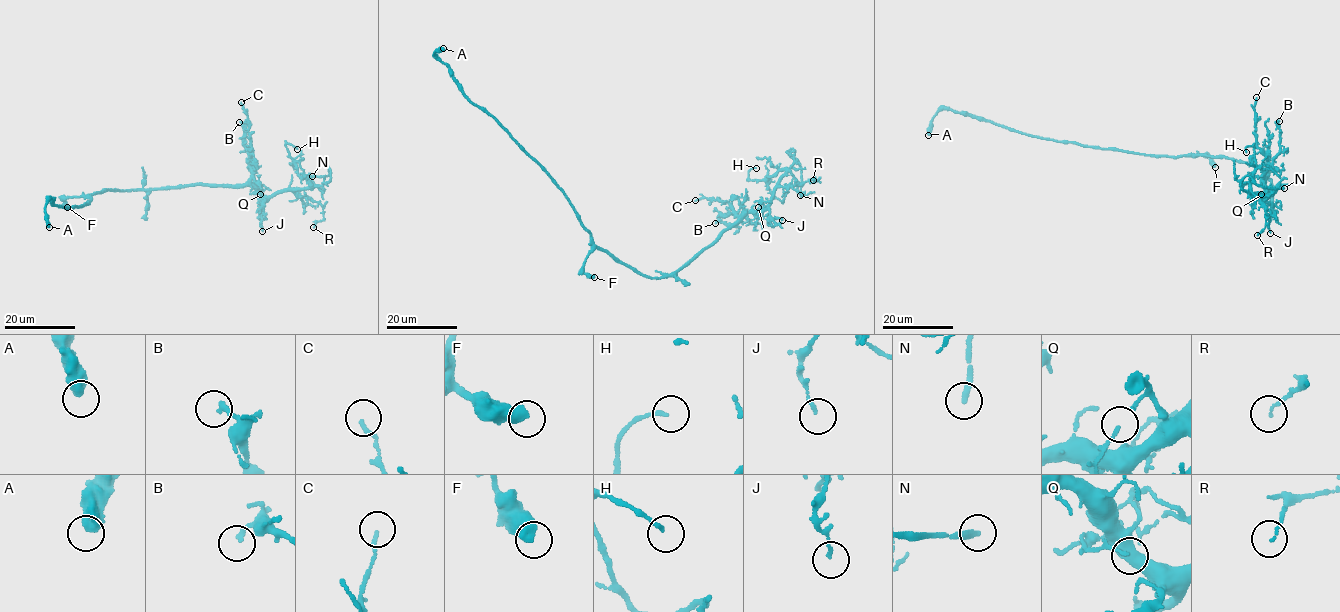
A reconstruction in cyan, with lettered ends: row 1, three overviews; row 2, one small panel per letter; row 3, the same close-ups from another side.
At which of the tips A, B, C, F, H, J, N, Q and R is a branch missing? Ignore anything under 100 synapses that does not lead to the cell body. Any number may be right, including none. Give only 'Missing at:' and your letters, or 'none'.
Missing at: N

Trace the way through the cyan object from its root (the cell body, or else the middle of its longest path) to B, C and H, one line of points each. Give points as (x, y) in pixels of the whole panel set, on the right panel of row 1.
B: (1223, 157), (1265, 168), (1269, 173), (1264, 178), (1265, 181), (1263, 180), (1265, 170), (1279, 151), (1279, 121)
C: (1223, 157), (1265, 168), (1269, 175), (1264, 182), (1268, 157), (1256, 144), (1256, 97)
H: (1223, 157), (1268, 171), (1264, 198), (1250, 192), (1254, 147), (1246, 146), (1246, 152)

